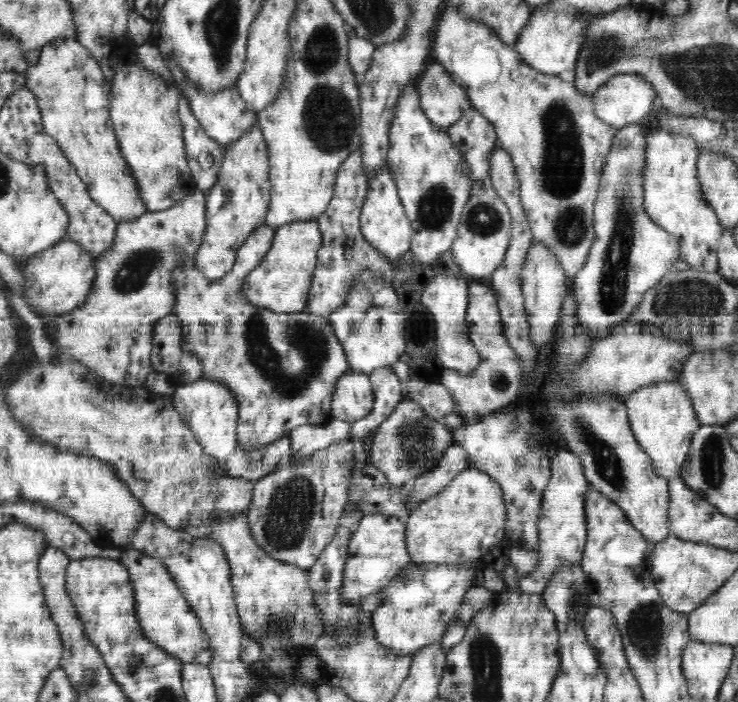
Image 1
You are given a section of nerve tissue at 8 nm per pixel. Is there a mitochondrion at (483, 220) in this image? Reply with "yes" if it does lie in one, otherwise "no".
yes

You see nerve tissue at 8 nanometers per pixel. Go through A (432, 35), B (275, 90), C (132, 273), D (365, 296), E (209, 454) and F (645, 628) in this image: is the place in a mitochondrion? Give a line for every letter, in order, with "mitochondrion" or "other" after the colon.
A: other
B: other
C: mitochondrion
D: mitochondrion
E: other
F: mitochondrion

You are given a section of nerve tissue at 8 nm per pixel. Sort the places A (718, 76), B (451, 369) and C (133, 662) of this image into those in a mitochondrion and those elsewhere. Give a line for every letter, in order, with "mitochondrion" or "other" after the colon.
A: mitochondrion
B: other
C: mitochondrion

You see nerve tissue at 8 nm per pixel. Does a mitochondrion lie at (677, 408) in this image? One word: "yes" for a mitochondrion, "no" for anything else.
no

